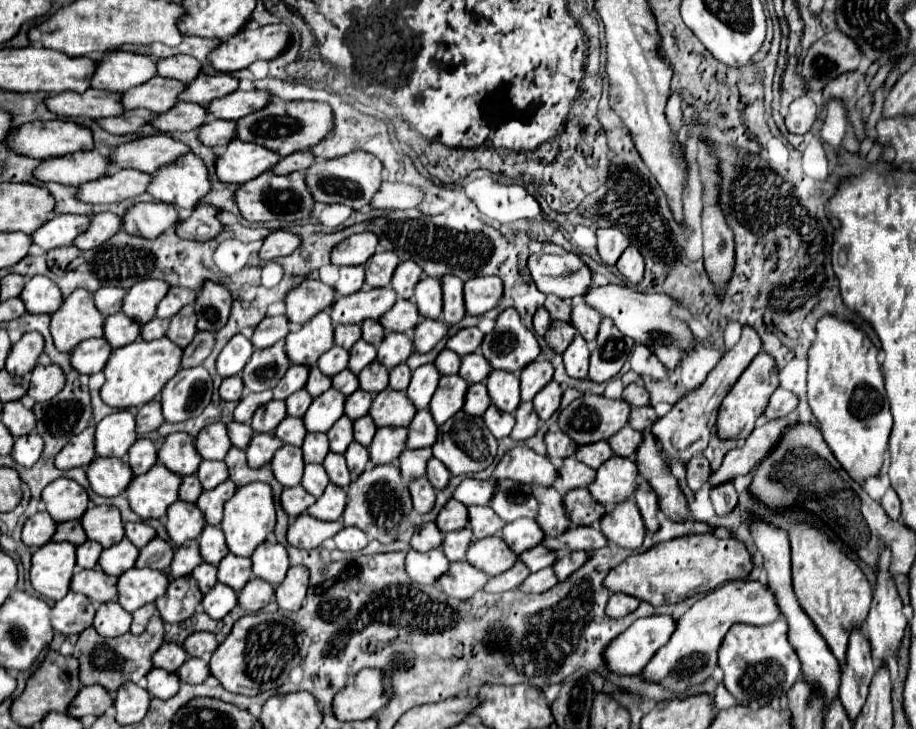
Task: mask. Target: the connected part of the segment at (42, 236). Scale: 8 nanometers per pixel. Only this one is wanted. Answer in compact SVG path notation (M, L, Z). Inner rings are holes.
M55 215L45 225L41 225L31 237L33 243L43 249L55 249L71 245L81 233L91 225L91 215Z

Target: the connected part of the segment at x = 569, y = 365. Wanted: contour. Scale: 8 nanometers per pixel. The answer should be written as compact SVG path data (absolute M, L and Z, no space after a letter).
M579 333L571 341L571 345L565 349L563 361L565 361L565 369L567 369L569 377L575 377L575 379L585 379L587 377L589 349L587 349L585 339Z

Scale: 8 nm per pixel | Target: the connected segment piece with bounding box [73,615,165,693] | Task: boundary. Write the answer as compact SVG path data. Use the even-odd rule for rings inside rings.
M153 615L153 621L147 625L145 635L133 635L133 633L125 633L123 637L115 637L115 639L105 639L101 637L93 627L85 629L85 633L79 635L79 641L75 645L75 653L73 657L77 657L81 661L81 669L79 669L79 679L83 685L101 685L105 687L109 693L115 693L123 683L133 681L139 683L151 669L153 669L153 653L163 645L165 641L165 627L159 615Z

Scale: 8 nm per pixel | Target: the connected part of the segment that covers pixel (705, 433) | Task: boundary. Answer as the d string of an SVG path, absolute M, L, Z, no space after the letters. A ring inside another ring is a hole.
M745 325L739 343L721 357L721 361L717 363L717 367L707 375L707 379L701 385L701 389L697 393L689 393L687 397L683 397L679 403L673 405L673 409L665 417L661 417L659 421L653 423L651 435L661 445L667 463L673 461L673 459L679 459L679 461L687 463L693 455L699 455L699 453L703 453L707 449L709 435L711 435L711 429L715 427L717 411L719 411L719 405L721 405L723 397L735 385L735 381L739 379L739 375L749 367L749 363L753 361L753 357L761 351L761 343L763 341L761 341L759 333L753 327Z

